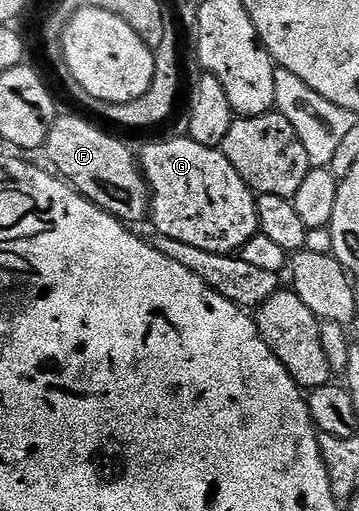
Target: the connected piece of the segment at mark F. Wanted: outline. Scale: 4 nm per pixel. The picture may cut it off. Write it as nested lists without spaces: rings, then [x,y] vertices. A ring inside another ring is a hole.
[[[64,114],[53,119],[43,147],[43,154],[49,157],[48,165],[100,210],[107,211],[126,224],[141,222],[144,218],[146,221],[151,214],[149,185],[141,173],[134,151],[132,154],[119,139],[104,134],[100,130],[102,127],[88,117],[76,118],[73,114]]]

